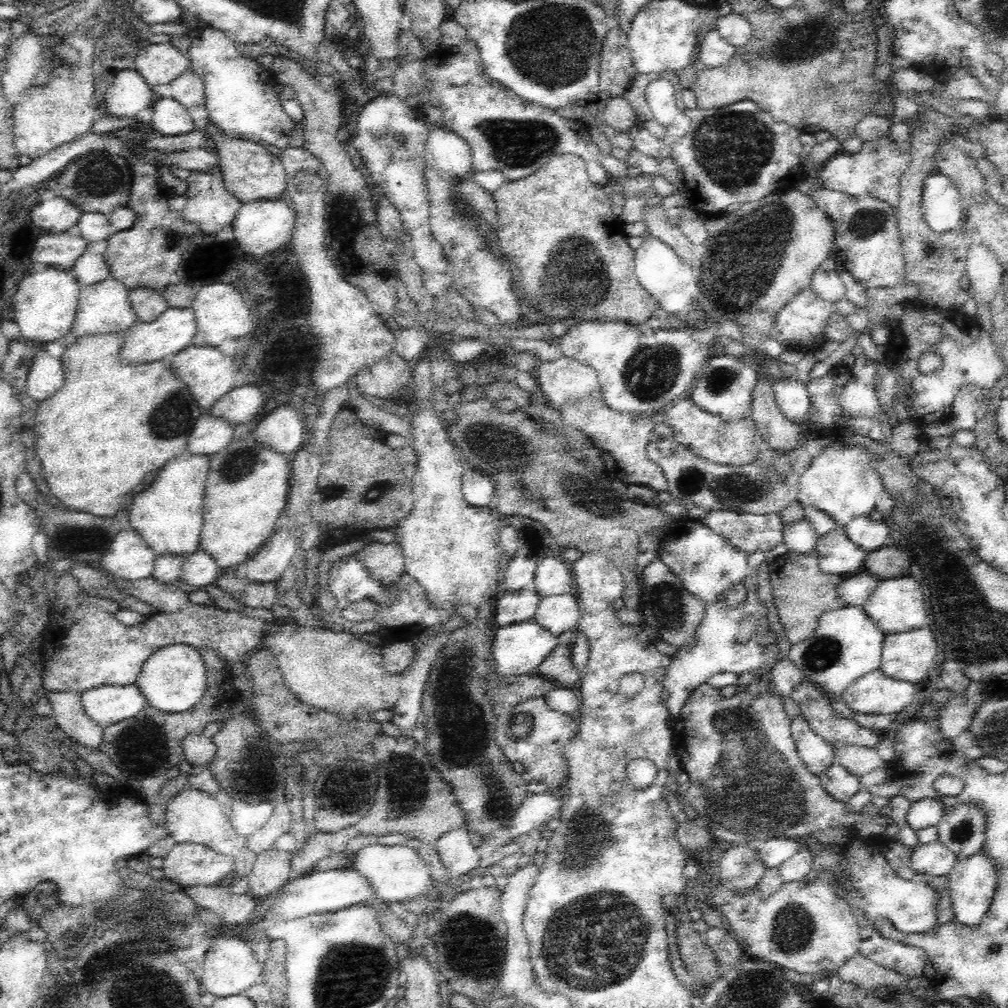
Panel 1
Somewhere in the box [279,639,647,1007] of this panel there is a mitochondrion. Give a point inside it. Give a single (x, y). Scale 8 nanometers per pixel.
(475, 943)

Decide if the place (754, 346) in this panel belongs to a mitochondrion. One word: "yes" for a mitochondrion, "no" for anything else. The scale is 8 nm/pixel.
no

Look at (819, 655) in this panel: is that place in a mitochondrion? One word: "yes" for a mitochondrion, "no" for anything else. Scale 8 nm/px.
yes

